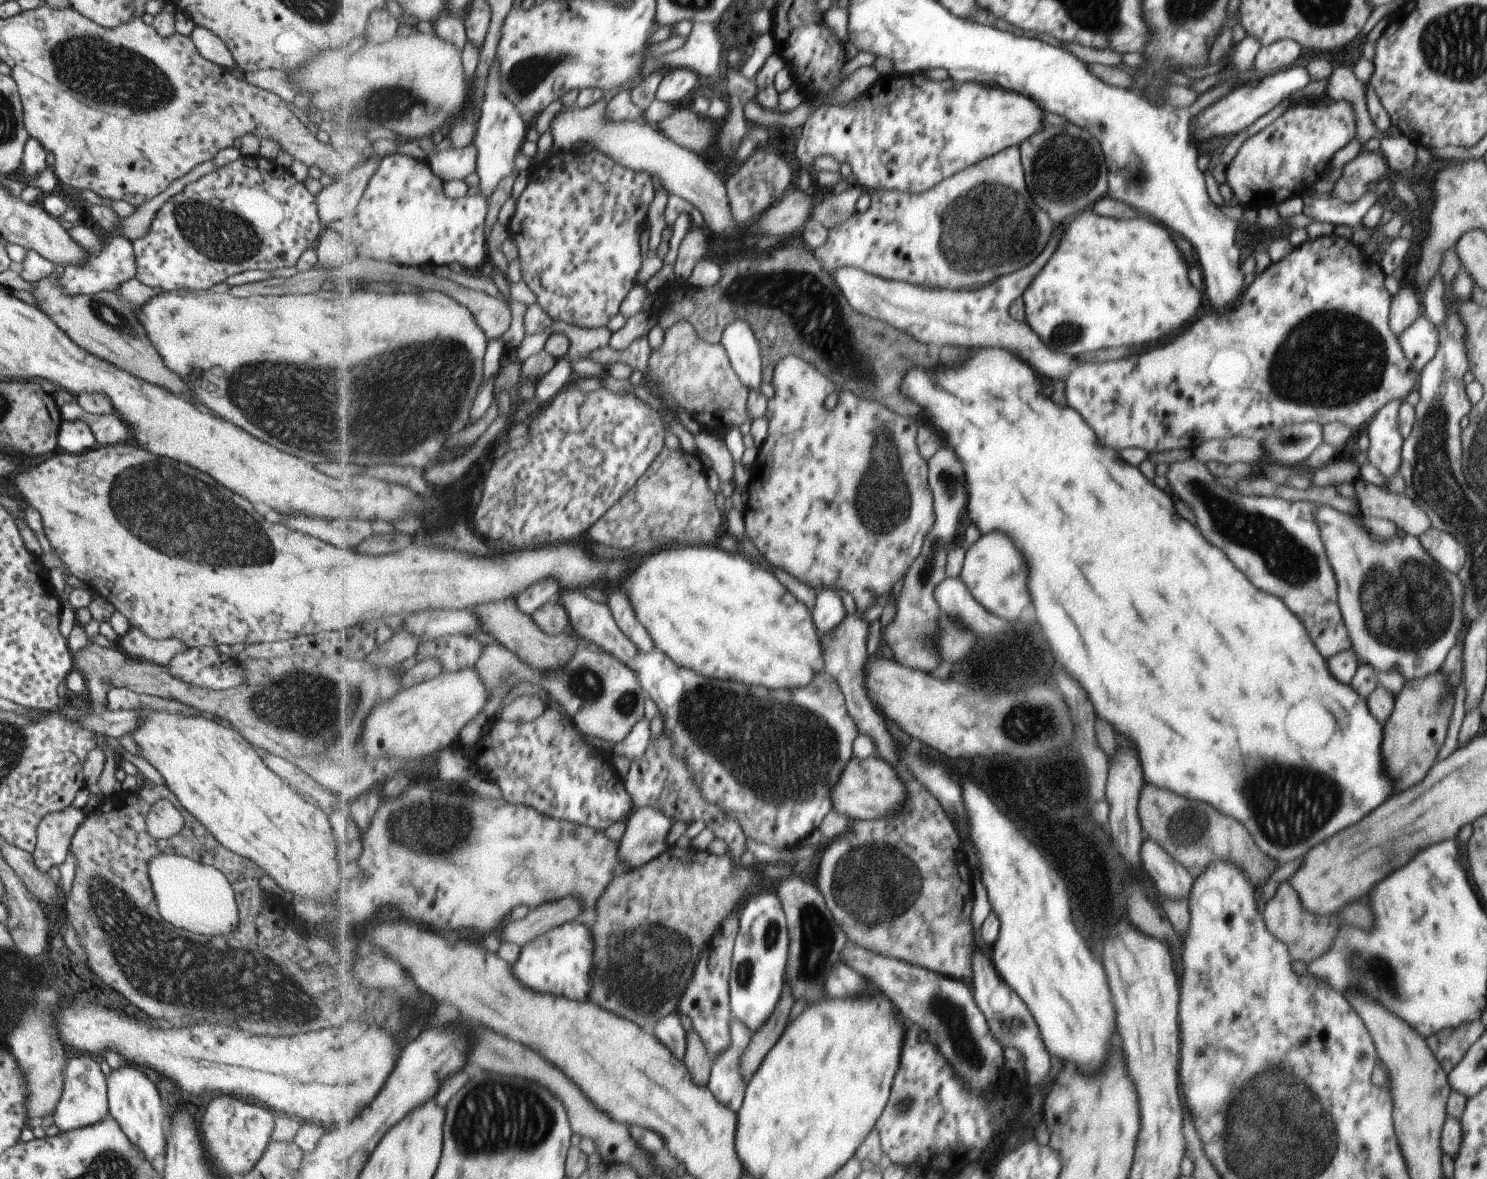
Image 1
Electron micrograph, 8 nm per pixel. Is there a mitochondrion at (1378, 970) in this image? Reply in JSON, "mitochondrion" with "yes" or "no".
{"mitochondrion":"yes"}

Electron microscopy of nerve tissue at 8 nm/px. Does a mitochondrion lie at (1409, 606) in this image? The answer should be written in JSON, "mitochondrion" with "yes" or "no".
{"mitochondrion":"yes"}

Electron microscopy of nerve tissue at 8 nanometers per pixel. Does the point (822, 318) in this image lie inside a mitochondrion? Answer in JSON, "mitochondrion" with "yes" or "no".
{"mitochondrion":"yes"}

